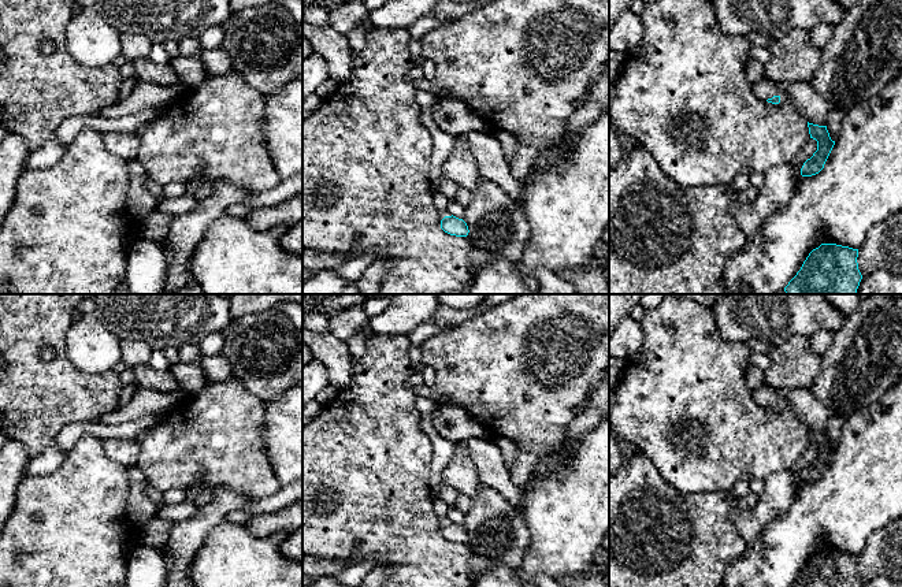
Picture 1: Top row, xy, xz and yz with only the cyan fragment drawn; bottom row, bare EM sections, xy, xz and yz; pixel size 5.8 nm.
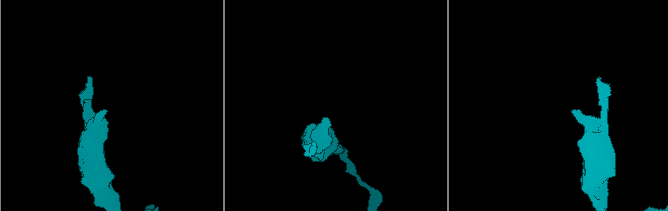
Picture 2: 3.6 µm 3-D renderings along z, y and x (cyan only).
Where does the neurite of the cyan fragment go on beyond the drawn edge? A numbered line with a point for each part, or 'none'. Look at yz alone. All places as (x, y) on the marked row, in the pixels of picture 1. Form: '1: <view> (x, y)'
1: yz (764, 88)

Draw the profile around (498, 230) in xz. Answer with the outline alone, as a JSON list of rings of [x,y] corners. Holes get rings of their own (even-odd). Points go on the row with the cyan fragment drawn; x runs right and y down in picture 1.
[[[482,178],[471,192],[474,197],[465,207],[463,220],[469,229],[467,238],[471,244],[469,263],[472,272],[495,260],[520,261],[531,234],[521,203],[512,200],[500,186],[486,178]]]

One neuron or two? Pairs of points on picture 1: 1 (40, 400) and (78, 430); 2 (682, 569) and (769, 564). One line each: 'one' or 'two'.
1: two
2: two

